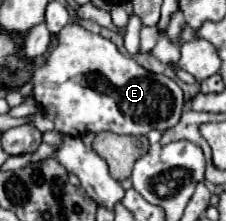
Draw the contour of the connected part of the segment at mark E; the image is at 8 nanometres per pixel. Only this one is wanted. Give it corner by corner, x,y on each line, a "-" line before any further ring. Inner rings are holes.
80,24
64,26
58,44
48,52
46,62
40,68
34,68
32,80
34,80
32,96
36,98
42,114
54,122
58,132
64,132
68,136
82,136
86,132
104,132
104,130
116,134
148,134
150,130
164,132
180,120
184,106
182,90
172,78
144,70
130,56
120,54
110,40
84,30

